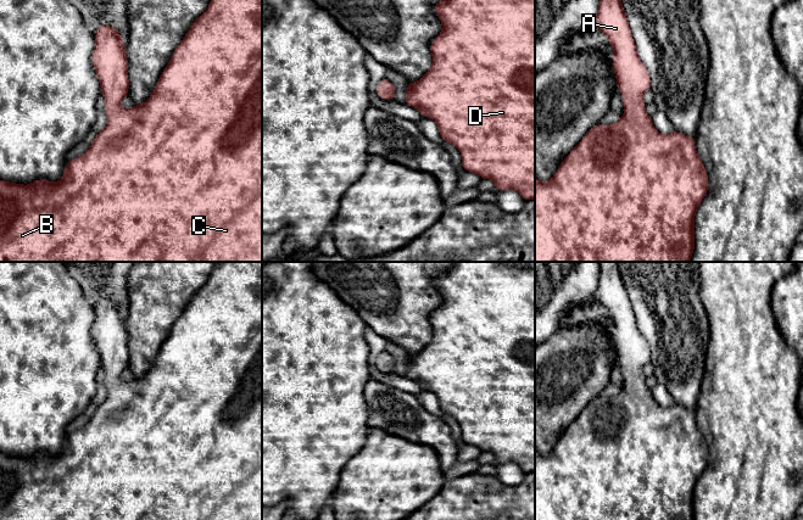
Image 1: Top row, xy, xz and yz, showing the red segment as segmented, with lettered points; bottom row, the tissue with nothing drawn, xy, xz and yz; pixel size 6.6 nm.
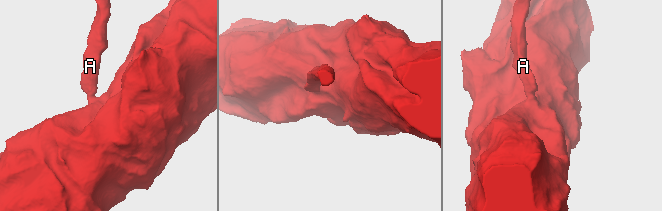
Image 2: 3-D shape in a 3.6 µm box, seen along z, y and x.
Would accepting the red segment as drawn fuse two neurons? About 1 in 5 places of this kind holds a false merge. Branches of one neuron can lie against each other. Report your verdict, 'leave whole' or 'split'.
leave whole

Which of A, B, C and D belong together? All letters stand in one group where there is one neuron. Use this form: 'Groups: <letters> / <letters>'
Groups: A B C D

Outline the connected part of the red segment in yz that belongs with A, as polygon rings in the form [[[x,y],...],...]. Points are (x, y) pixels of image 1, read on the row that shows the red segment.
[[[600,0],[598,12],[592,26],[597,27],[608,38],[612,46],[617,89],[621,93],[625,110],[617,123],[609,125],[597,123],[593,125],[563,160],[548,181],[542,183],[535,178],[535,262],[690,262],[695,251],[695,214],[706,197],[709,185],[708,173],[697,153],[695,139],[677,130],[668,135],[658,133],[651,116],[647,114],[643,94],[651,89],[651,77],[637,55],[621,0]]]

